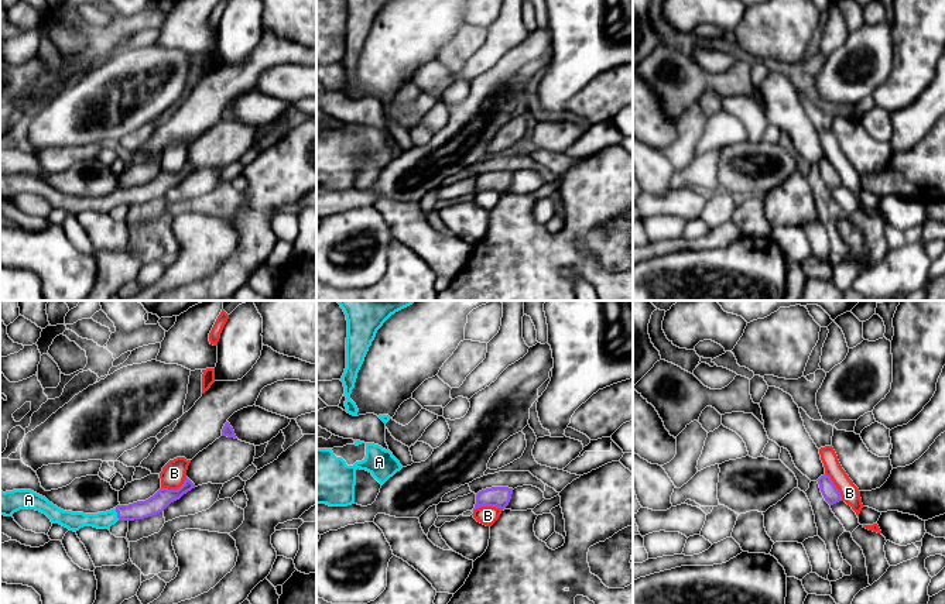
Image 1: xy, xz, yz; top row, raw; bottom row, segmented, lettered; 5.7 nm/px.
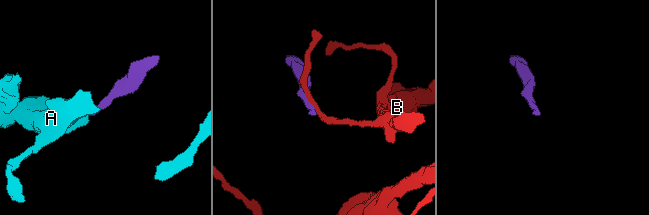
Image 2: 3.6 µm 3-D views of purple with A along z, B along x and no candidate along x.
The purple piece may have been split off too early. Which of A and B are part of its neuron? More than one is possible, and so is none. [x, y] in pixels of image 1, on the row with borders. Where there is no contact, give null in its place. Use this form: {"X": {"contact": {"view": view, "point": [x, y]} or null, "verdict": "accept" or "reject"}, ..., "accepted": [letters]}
{"A": {"contact": {"view": "xy", "point": [117, 514]}, "verdict": "accept"}, "B": {"contact": {"view": "xz", "point": [488, 505]}, "verdict": "reject"}, "accepted": ["A"]}

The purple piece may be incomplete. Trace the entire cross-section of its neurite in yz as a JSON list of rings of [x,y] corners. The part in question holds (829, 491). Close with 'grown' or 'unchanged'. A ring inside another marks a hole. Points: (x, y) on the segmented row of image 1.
[[[824,474],[816,481],[819,484],[819,488],[821,488],[821,493],[824,495],[825,501],[829,505],[833,505],[833,504],[842,501],[840,493],[829,476]]] | unchanged

